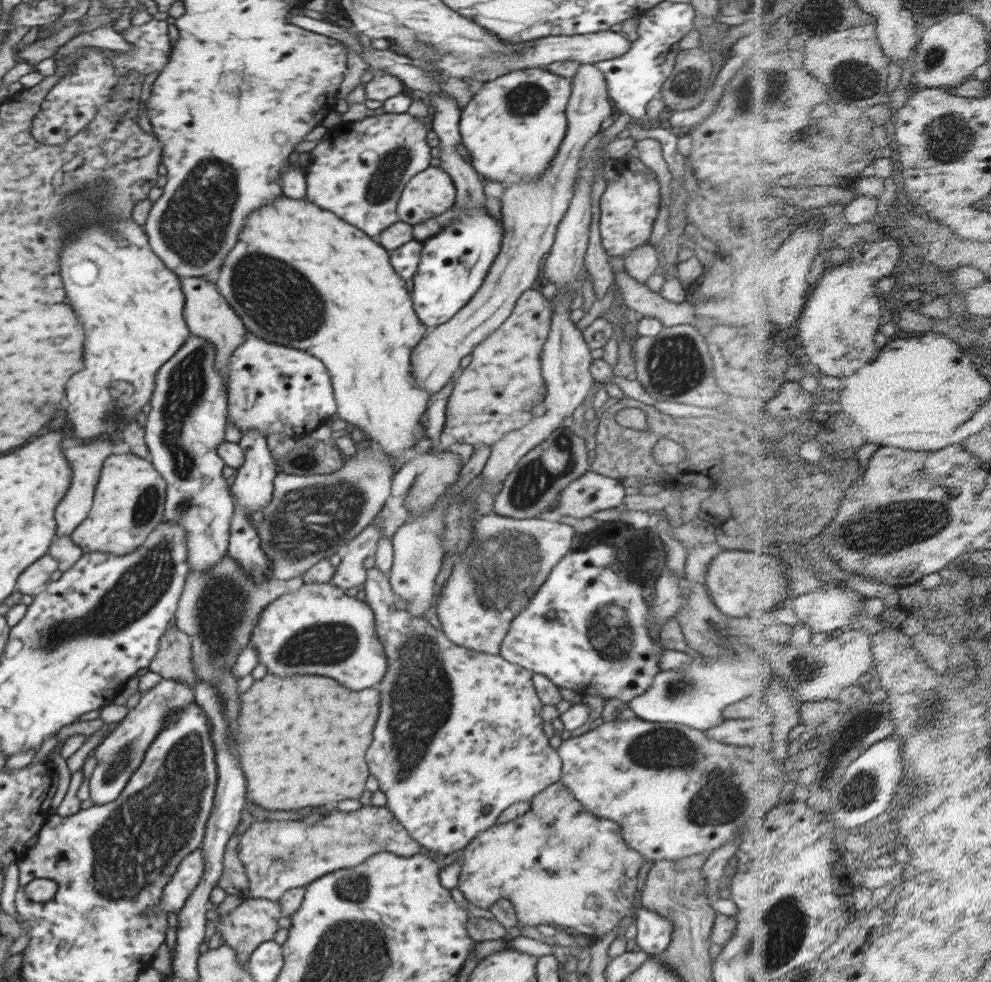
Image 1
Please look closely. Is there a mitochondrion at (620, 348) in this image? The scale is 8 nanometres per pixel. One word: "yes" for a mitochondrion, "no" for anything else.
no

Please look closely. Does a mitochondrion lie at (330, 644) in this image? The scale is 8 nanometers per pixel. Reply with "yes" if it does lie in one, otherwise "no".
yes

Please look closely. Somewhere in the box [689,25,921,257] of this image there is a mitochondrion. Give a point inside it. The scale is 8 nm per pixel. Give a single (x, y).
(853, 76)

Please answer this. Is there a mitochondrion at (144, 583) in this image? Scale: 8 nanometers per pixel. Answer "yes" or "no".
yes

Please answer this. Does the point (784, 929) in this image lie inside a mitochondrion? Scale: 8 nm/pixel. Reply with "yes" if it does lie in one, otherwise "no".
yes

